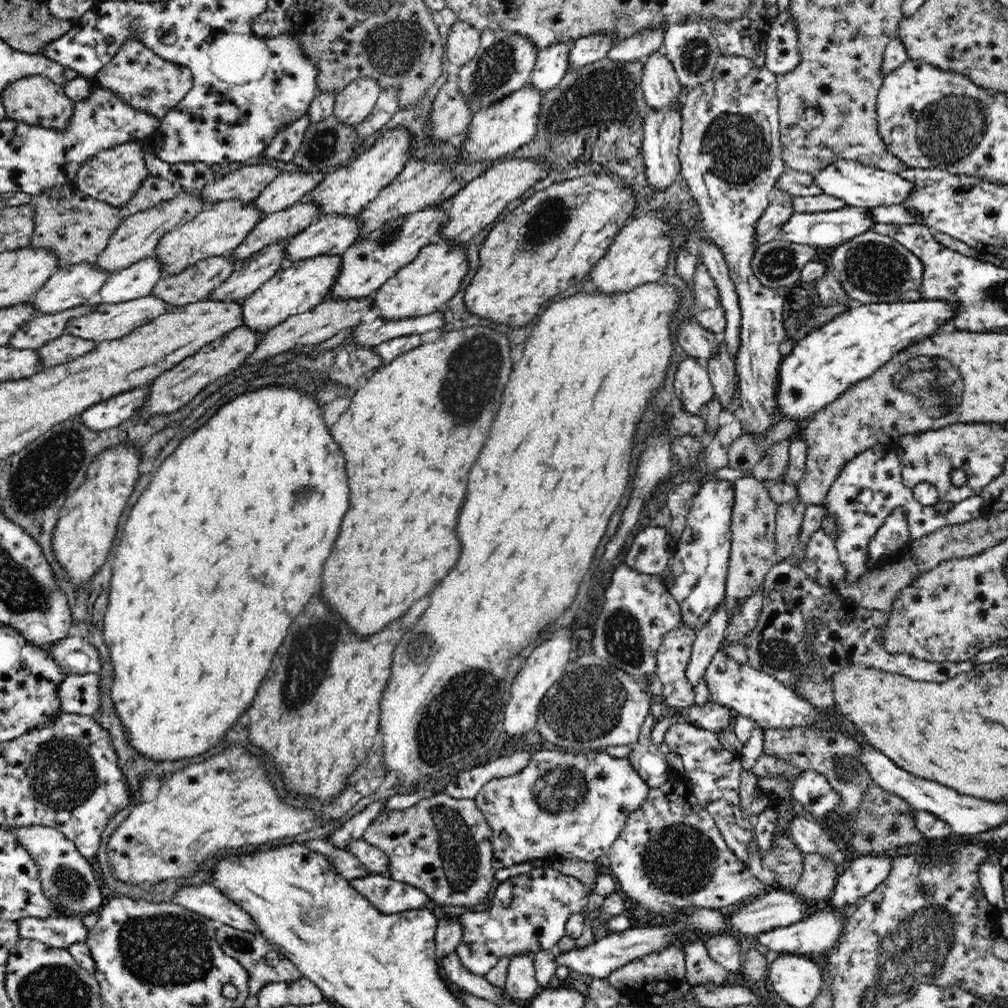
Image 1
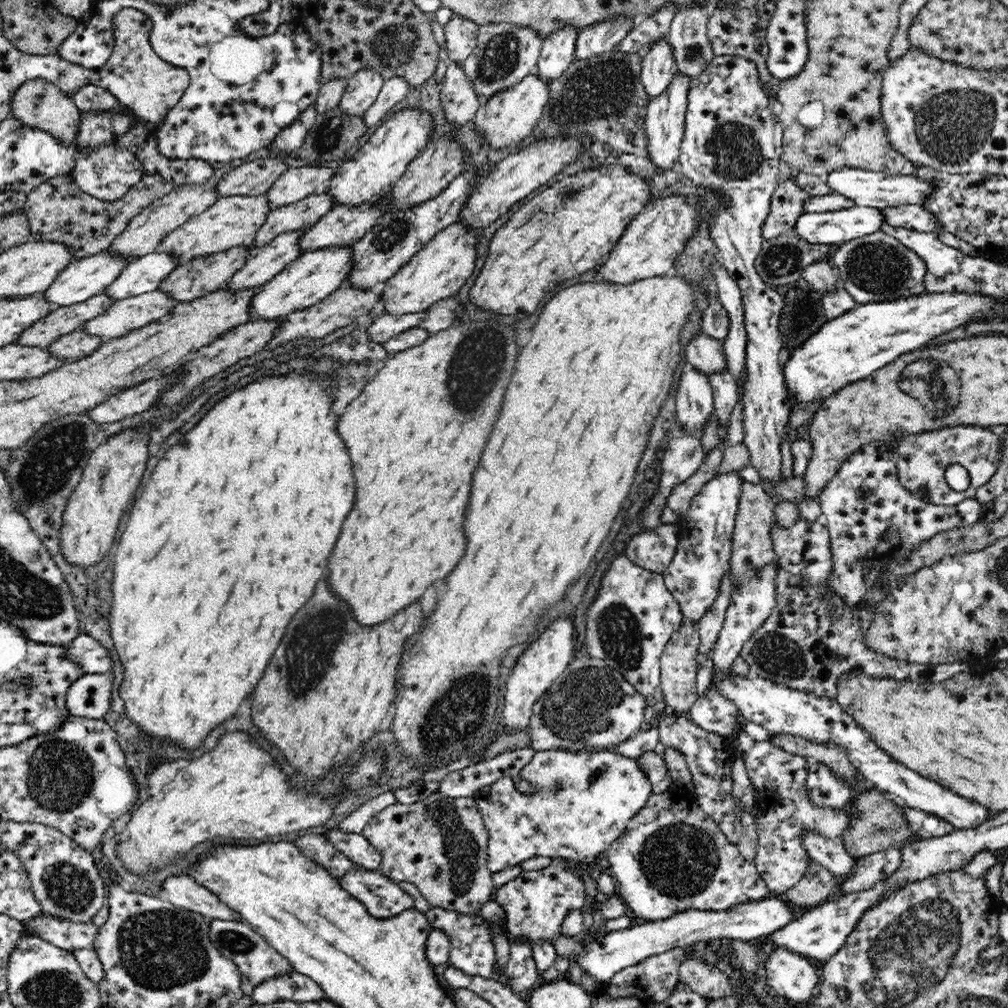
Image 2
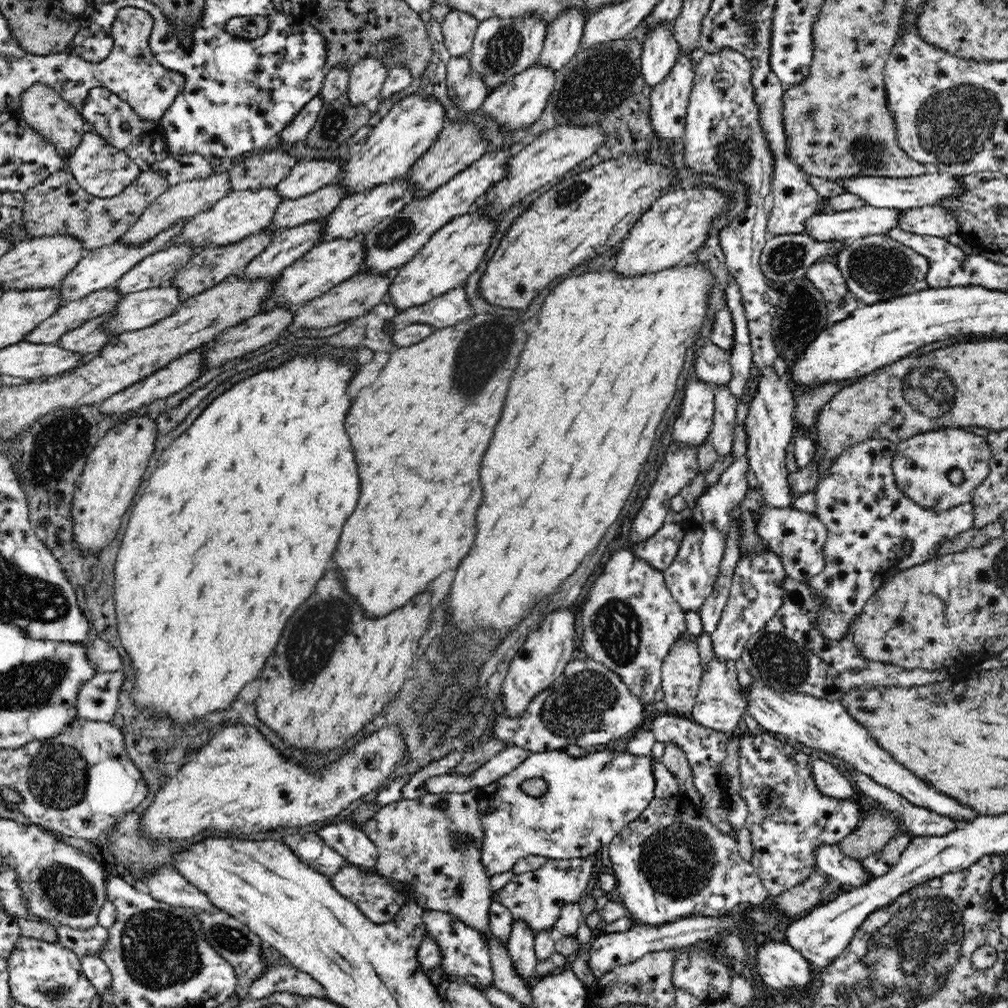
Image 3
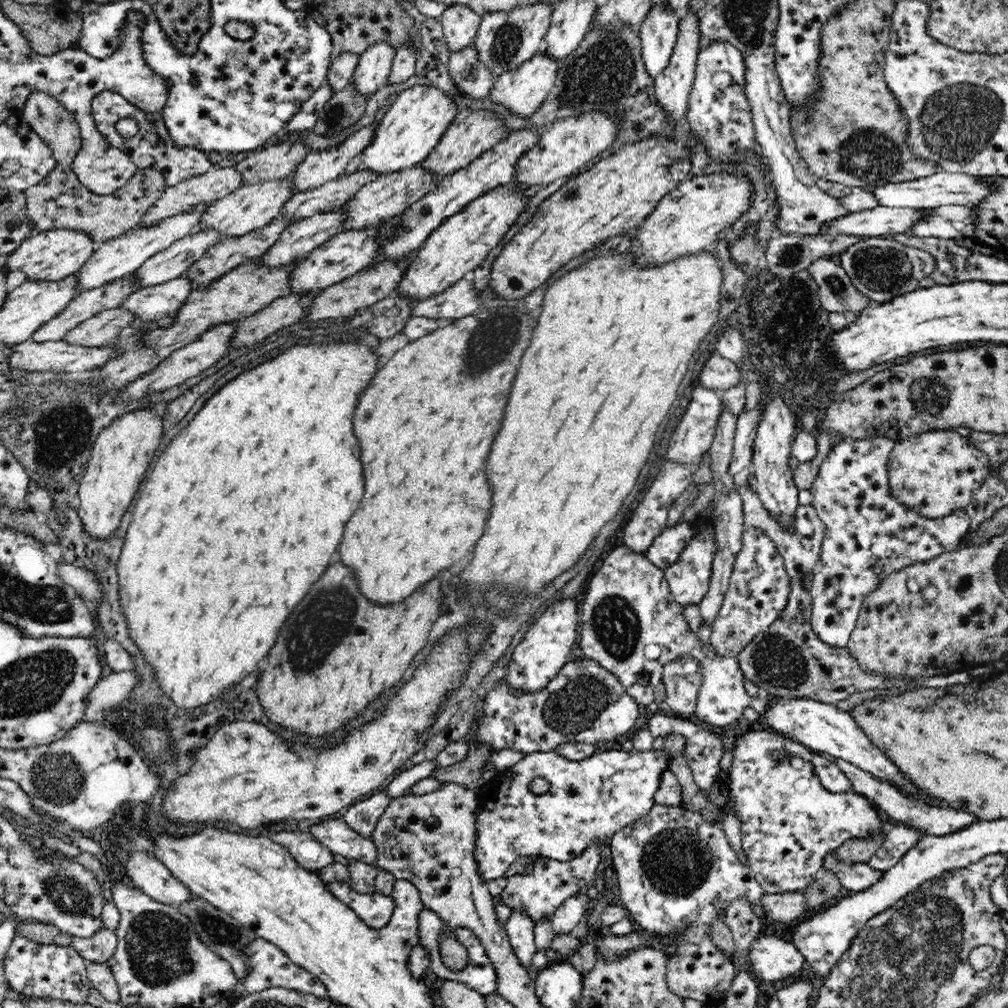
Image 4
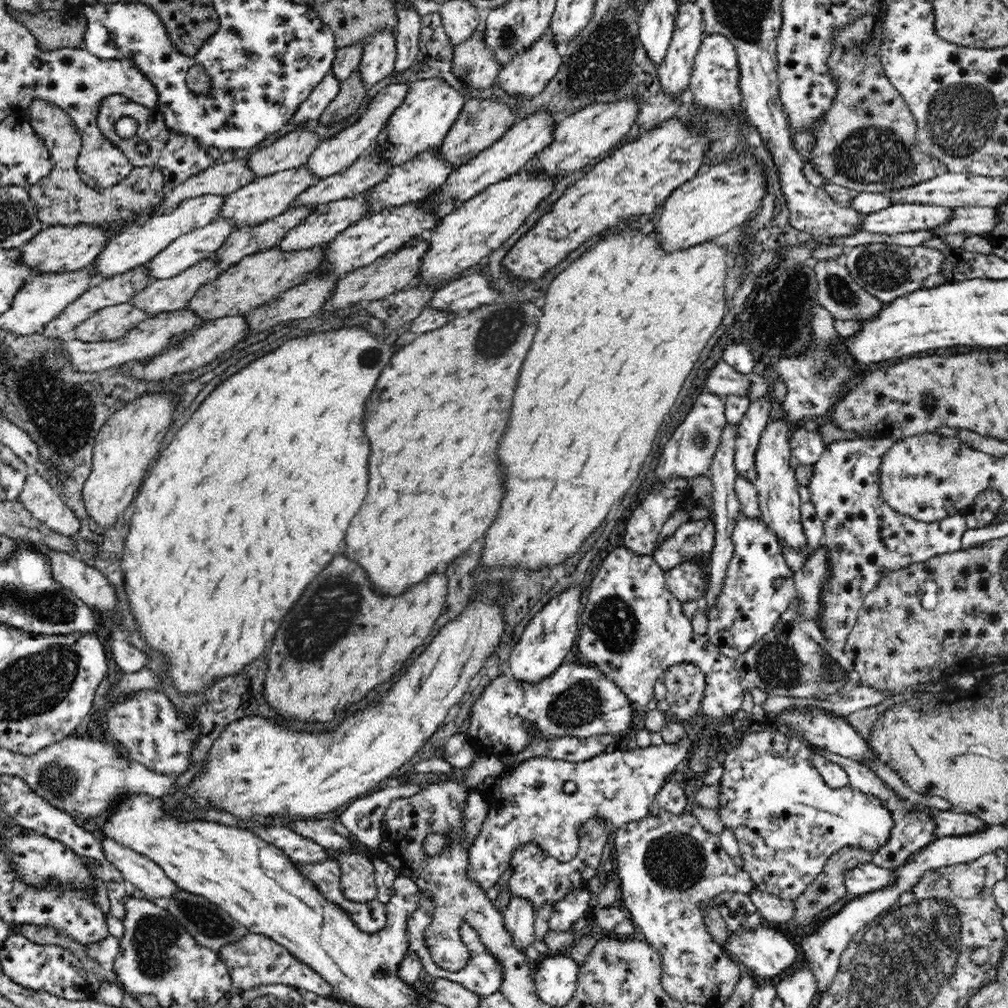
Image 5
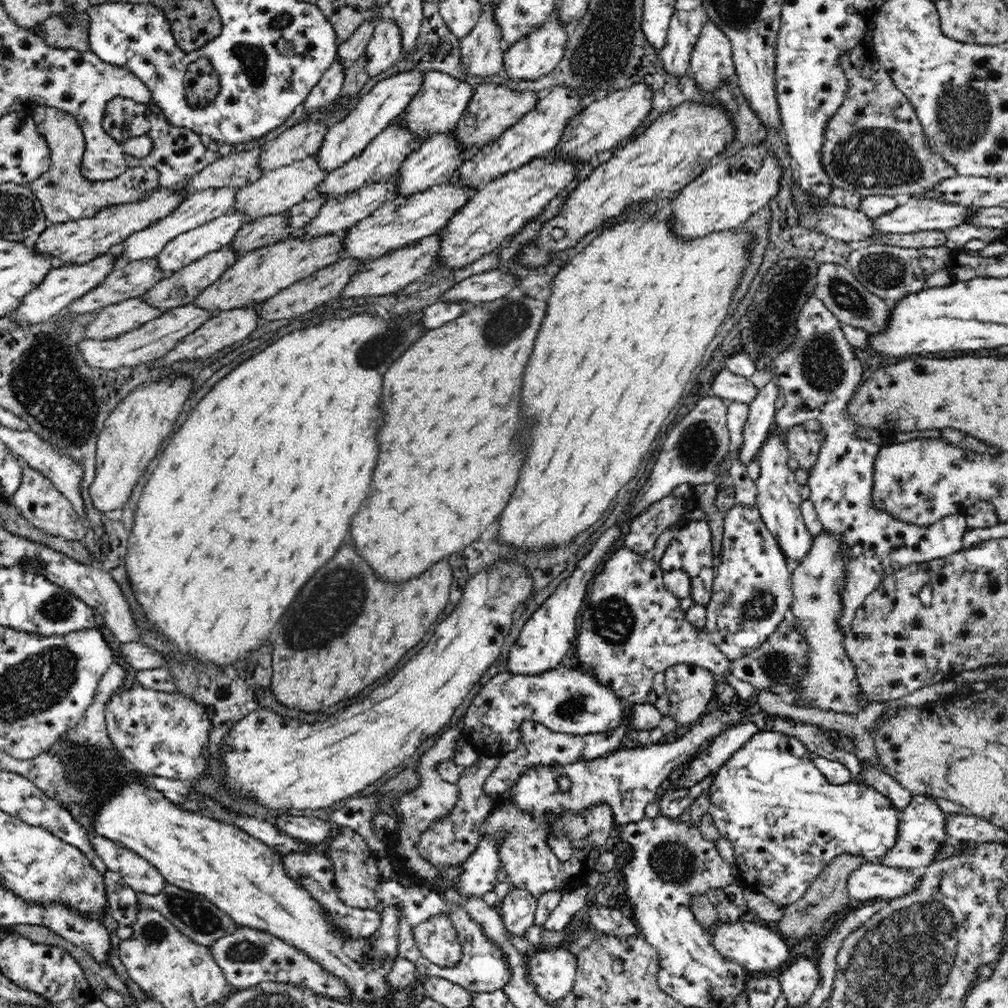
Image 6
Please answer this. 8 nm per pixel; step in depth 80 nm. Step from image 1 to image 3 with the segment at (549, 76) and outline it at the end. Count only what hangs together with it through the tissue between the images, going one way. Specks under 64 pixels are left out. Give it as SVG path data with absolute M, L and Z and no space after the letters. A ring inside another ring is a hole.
M566 8L547 26L539 62L556 72L564 68L581 49L584 25L588 18L581 8Z

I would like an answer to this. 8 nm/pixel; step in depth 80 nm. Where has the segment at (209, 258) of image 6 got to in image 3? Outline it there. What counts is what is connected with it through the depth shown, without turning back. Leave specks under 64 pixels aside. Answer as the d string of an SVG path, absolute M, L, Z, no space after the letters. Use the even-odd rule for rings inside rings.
M171 282L125 294L116 305L114 318L108 323L108 329L114 335L145 329L155 321L172 316L183 299L181 291Z

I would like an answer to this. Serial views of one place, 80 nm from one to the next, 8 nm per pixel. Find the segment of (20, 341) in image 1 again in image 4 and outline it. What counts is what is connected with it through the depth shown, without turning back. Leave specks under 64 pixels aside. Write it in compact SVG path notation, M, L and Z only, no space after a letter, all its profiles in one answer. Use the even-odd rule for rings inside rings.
M127 275L116 278L110 283L104 283L100 287L82 291L66 305L61 314L42 325L33 334L32 340L37 343L63 340L66 334L80 323L104 310L120 307L126 297L138 288L138 284L140 279L136 275Z

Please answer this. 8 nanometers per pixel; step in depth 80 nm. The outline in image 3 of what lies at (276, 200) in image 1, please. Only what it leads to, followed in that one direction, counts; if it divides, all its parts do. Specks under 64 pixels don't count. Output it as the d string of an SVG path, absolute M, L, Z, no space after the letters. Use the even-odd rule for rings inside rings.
M322 159L298 161L287 178L277 184L276 189L280 191L282 201L302 198L303 195L312 194L324 186L338 182L338 174L342 168L338 161Z

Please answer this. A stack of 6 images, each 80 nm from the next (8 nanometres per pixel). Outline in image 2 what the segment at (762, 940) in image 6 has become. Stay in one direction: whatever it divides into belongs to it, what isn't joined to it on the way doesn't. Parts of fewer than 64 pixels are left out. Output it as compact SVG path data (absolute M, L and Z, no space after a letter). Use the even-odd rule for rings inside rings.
M774 947L771 954L763 962L766 970L766 980L774 992L780 997L791 1001L793 1005L807 1002L812 998L816 984L820 978L820 972L810 964L809 959L785 947Z

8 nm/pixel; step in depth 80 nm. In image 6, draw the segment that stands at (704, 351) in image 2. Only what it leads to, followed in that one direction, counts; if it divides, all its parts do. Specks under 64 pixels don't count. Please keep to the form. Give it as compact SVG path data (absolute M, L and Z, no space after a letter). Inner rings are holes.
M724 367L711 382L711 390L726 402L748 403L758 394L758 389L749 378L732 373Z

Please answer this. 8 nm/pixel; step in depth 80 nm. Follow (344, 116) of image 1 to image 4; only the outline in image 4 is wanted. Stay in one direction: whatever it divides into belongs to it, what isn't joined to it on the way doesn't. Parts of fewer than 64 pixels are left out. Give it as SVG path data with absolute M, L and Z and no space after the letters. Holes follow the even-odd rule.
M377 43L360 55L351 81L358 94L371 96L387 84L395 52L388 43Z

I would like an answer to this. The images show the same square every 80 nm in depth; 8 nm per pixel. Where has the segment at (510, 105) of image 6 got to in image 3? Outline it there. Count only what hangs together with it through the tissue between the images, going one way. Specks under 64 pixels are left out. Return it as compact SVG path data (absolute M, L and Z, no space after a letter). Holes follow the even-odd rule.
M447 124L439 132L434 144L416 161L414 166L410 168L408 178L417 183L416 198L424 198L428 194L432 194L434 190L443 183L450 181L456 174L462 173L473 162L476 162L480 156L486 152L488 142L482 138L480 130L474 124Z

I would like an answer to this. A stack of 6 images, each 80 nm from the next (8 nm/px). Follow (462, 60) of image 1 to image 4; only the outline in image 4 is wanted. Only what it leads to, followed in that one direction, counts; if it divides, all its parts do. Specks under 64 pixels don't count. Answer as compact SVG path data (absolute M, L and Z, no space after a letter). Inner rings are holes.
M452 3L441 15L444 39L451 53L470 46L477 36L481 15L476 14L465 3Z

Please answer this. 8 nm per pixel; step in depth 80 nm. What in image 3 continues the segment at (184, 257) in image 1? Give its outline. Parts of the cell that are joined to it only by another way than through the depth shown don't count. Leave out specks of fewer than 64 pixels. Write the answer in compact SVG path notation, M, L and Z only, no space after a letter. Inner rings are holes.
M263 187L260 190L230 191L224 198L214 203L208 210L196 214L185 224L180 235L173 238L169 246L194 242L200 250L206 247L228 246L240 242L242 238L265 230L273 221L274 211L280 204L281 193L276 187Z

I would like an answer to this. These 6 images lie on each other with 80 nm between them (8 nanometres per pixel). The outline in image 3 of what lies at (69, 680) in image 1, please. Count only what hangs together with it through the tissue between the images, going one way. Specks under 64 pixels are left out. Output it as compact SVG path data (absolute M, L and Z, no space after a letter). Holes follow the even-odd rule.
M122 670L94 673L94 676L77 692L77 718L87 721L109 721L119 707L118 694L122 690L122 682L124 682Z

